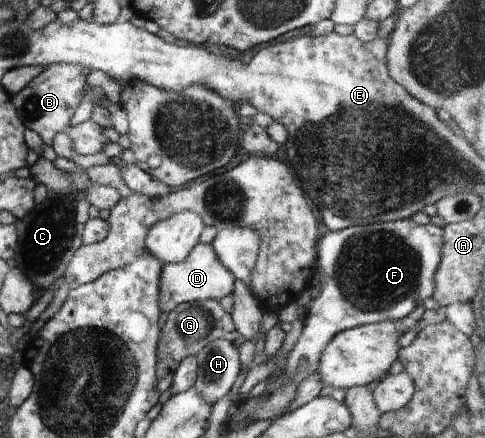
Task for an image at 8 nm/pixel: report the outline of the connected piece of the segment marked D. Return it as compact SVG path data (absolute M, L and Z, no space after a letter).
M198 242L184 261L163 266L158 299L160 311L171 313L177 305L193 301L217 300L220 302L222 298L233 295L235 283L235 277L217 258L213 245Z

